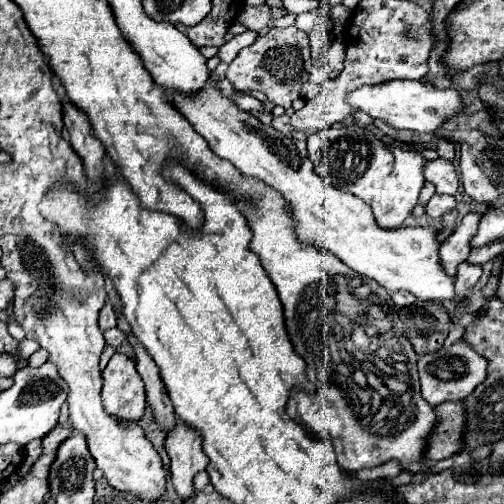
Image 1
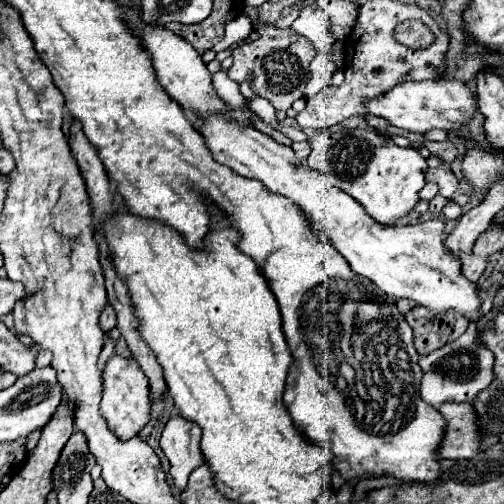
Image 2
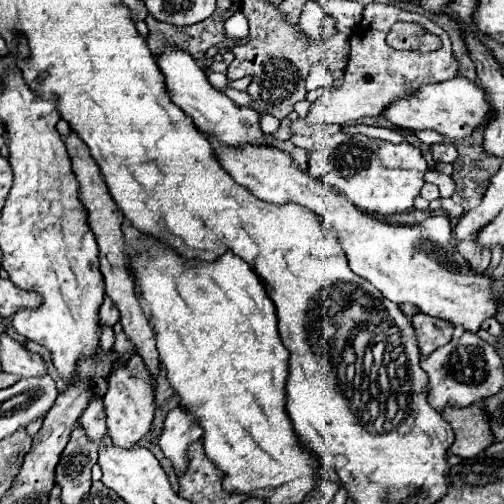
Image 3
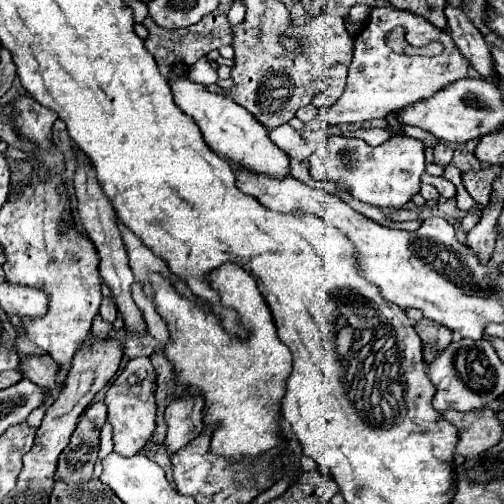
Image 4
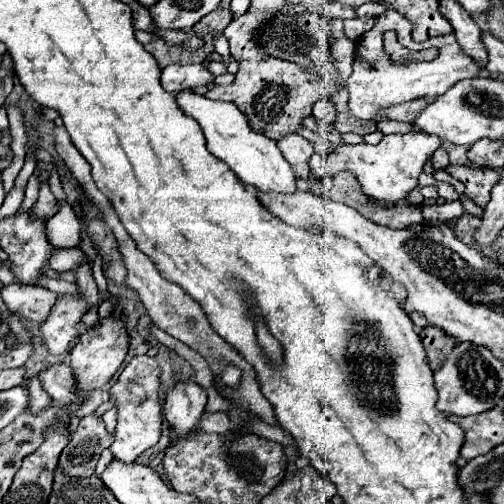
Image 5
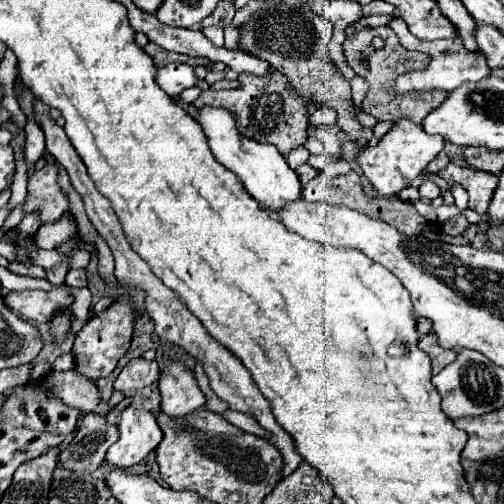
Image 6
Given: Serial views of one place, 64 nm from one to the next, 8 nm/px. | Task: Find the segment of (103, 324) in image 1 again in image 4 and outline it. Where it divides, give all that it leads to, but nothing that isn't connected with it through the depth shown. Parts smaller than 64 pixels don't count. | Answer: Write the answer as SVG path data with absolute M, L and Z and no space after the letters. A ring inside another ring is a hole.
M104 298L104 300L102 300L100 316L102 316L106 322L110 322L110 324L114 322L114 318L116 318L116 304L114 304L112 298Z

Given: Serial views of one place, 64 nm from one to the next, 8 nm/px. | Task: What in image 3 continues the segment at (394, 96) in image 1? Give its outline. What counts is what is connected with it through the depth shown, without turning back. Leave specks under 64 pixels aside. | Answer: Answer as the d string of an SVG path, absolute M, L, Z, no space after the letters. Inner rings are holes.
M458 76L452 80L446 80L442 84L428 84L424 88L420 88L418 94L414 94L412 98L402 98L396 100L388 110L384 110L384 116L400 128L406 130L434 130L446 138L454 140L462 140L474 134L476 128L486 126L492 120L492 106L486 100L486 92L484 88L480 88L476 82Z

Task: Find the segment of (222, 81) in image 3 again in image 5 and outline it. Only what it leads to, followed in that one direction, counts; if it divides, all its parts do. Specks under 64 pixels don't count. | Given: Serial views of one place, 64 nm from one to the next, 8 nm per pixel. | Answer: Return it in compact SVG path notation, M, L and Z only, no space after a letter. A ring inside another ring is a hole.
M172 64L172 66L166 66L160 76L164 90L168 90L170 94L182 92L184 88L212 84L212 80L214 76L202 64L188 64L188 66Z

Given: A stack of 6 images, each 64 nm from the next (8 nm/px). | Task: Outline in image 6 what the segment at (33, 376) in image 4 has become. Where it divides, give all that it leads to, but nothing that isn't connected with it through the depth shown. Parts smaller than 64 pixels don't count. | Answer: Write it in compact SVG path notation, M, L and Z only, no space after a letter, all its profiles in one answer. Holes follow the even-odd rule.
M74 370L68 372L50 372L46 376L50 390L64 400L64 404L78 408L84 414L106 416L112 406L100 398L96 382L80 376Z

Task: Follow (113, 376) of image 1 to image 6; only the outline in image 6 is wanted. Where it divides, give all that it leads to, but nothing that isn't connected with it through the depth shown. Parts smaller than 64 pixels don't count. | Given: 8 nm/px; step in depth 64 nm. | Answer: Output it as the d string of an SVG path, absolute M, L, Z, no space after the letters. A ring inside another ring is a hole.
M142 358L130 360L120 376L114 382L114 388L124 392L124 396L132 396L132 404L122 412L122 420L118 424L120 438L116 444L112 444L106 452L106 462L118 468L130 468L138 462L142 462L162 440L162 430L158 428L156 422L156 410L160 410L160 394L156 390L156 380L158 380L158 362L150 360L144 362Z

